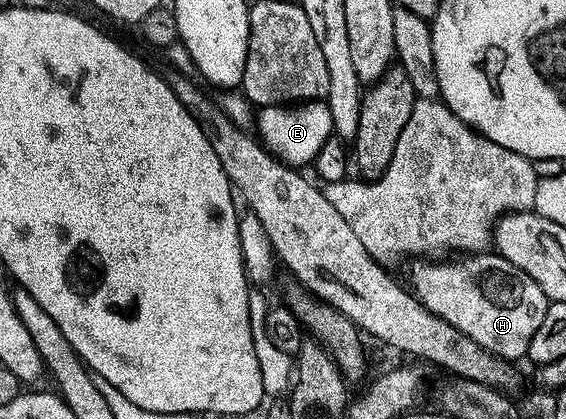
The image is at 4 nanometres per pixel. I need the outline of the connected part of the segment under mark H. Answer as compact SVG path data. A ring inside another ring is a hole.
M495 251L460 255L455 259L440 261L437 265L424 261L413 267L411 288L417 300L450 323L450 327L478 343L478 347L509 363L515 362L519 353L520 356L527 354L534 331L546 319L548 297L526 271L514 267L514 263Z

